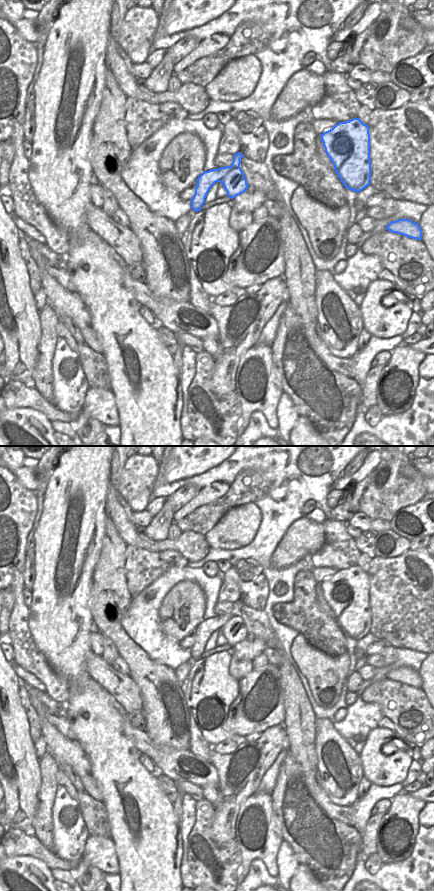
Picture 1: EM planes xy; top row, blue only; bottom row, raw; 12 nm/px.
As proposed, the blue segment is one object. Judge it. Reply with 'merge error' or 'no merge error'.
no merge error

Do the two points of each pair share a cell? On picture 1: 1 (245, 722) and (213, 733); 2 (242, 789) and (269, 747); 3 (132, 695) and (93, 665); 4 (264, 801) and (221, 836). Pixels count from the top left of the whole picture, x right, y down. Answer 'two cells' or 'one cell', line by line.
1: two cells
2: one cell
3: one cell
4: two cells

